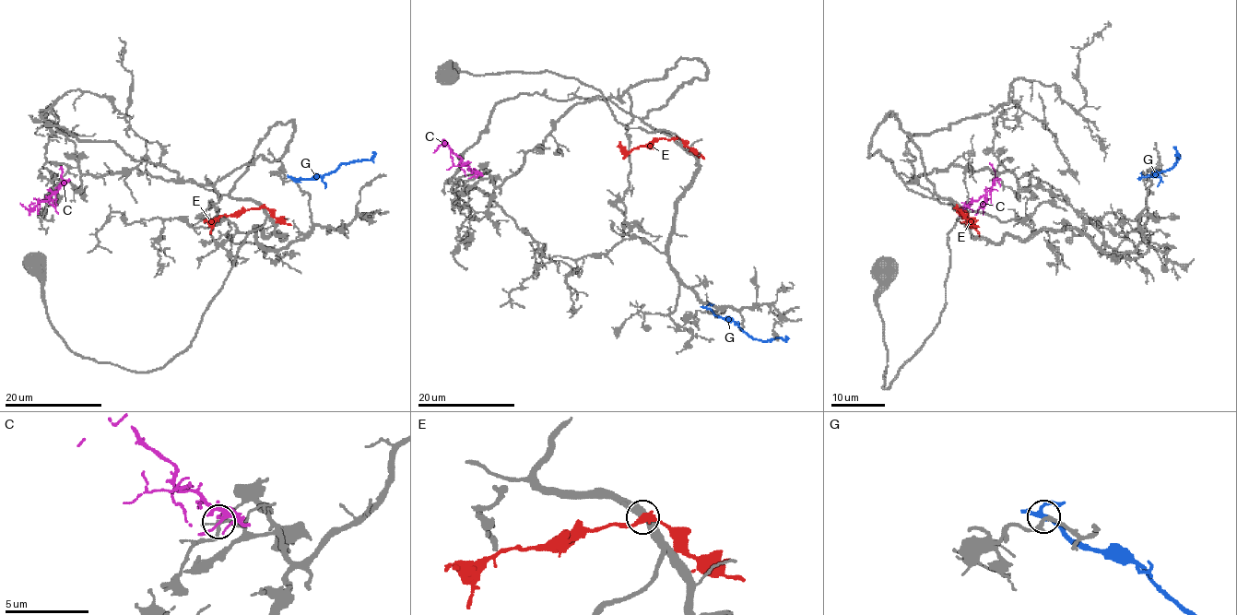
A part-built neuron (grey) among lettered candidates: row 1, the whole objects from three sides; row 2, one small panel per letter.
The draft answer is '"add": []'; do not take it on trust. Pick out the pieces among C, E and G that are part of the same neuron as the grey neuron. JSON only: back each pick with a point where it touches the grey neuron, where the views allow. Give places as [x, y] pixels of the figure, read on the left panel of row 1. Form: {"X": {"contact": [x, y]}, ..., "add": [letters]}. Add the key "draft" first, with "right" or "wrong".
{"draft": "right", "add": []}

